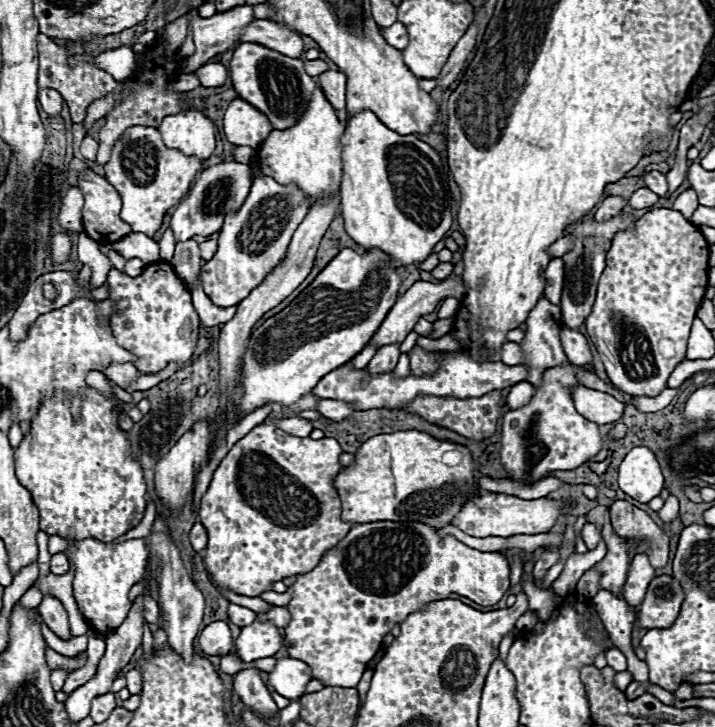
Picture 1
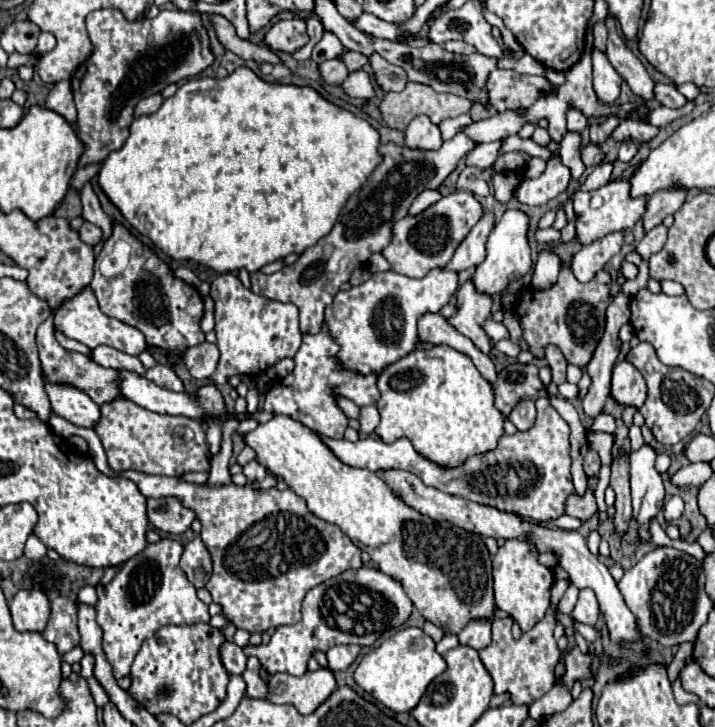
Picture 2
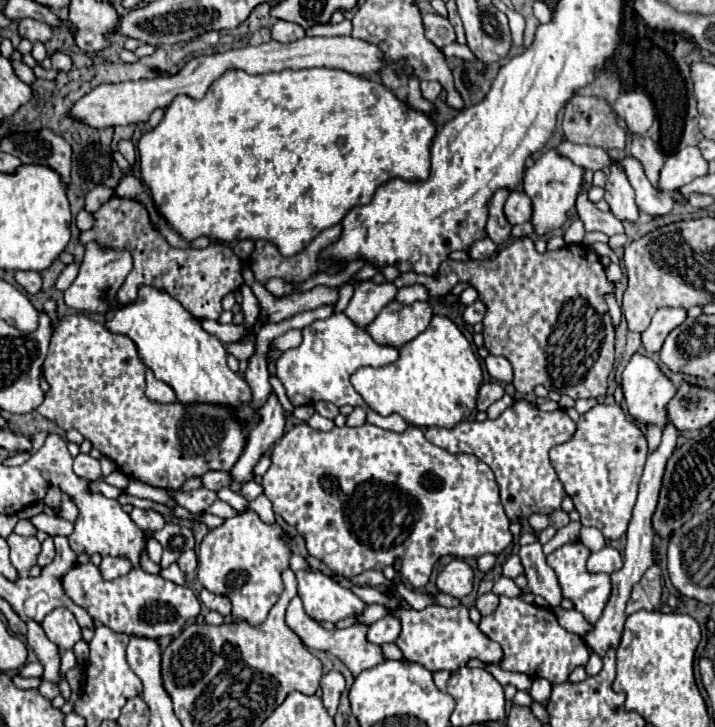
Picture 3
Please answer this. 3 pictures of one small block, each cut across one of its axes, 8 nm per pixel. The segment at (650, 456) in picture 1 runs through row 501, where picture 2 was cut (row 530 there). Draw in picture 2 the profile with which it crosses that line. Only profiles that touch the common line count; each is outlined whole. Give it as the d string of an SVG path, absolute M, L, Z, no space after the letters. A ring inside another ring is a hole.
M642 446L630 454L630 486L632 486L632 508L634 520L638 522L638 538L650 540L650 518L662 510L664 484L654 468L656 452L650 446Z

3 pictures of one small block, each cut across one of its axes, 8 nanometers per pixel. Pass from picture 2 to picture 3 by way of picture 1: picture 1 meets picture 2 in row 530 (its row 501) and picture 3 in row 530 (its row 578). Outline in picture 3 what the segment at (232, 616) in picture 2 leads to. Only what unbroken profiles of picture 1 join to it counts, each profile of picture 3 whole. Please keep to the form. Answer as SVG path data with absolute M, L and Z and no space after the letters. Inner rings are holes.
M246 510L240 516L228 518L220 528L206 534L200 544L198 580L212 592L232 600L232 614L250 624L260 624L282 594L282 570L290 560L288 538L278 524L264 524L256 512Z

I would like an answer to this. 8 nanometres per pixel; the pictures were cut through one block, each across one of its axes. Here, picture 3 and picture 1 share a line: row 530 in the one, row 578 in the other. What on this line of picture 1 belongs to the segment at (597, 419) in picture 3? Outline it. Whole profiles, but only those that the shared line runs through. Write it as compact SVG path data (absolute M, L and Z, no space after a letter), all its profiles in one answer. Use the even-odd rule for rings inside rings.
M606 518L606 524L602 528L602 536L606 540L606 558L602 562L598 562L598 572L600 572L600 588L608 590L612 594L620 592L626 576L628 576L628 568L630 568L630 556L632 556L632 546L614 534L611 522Z

